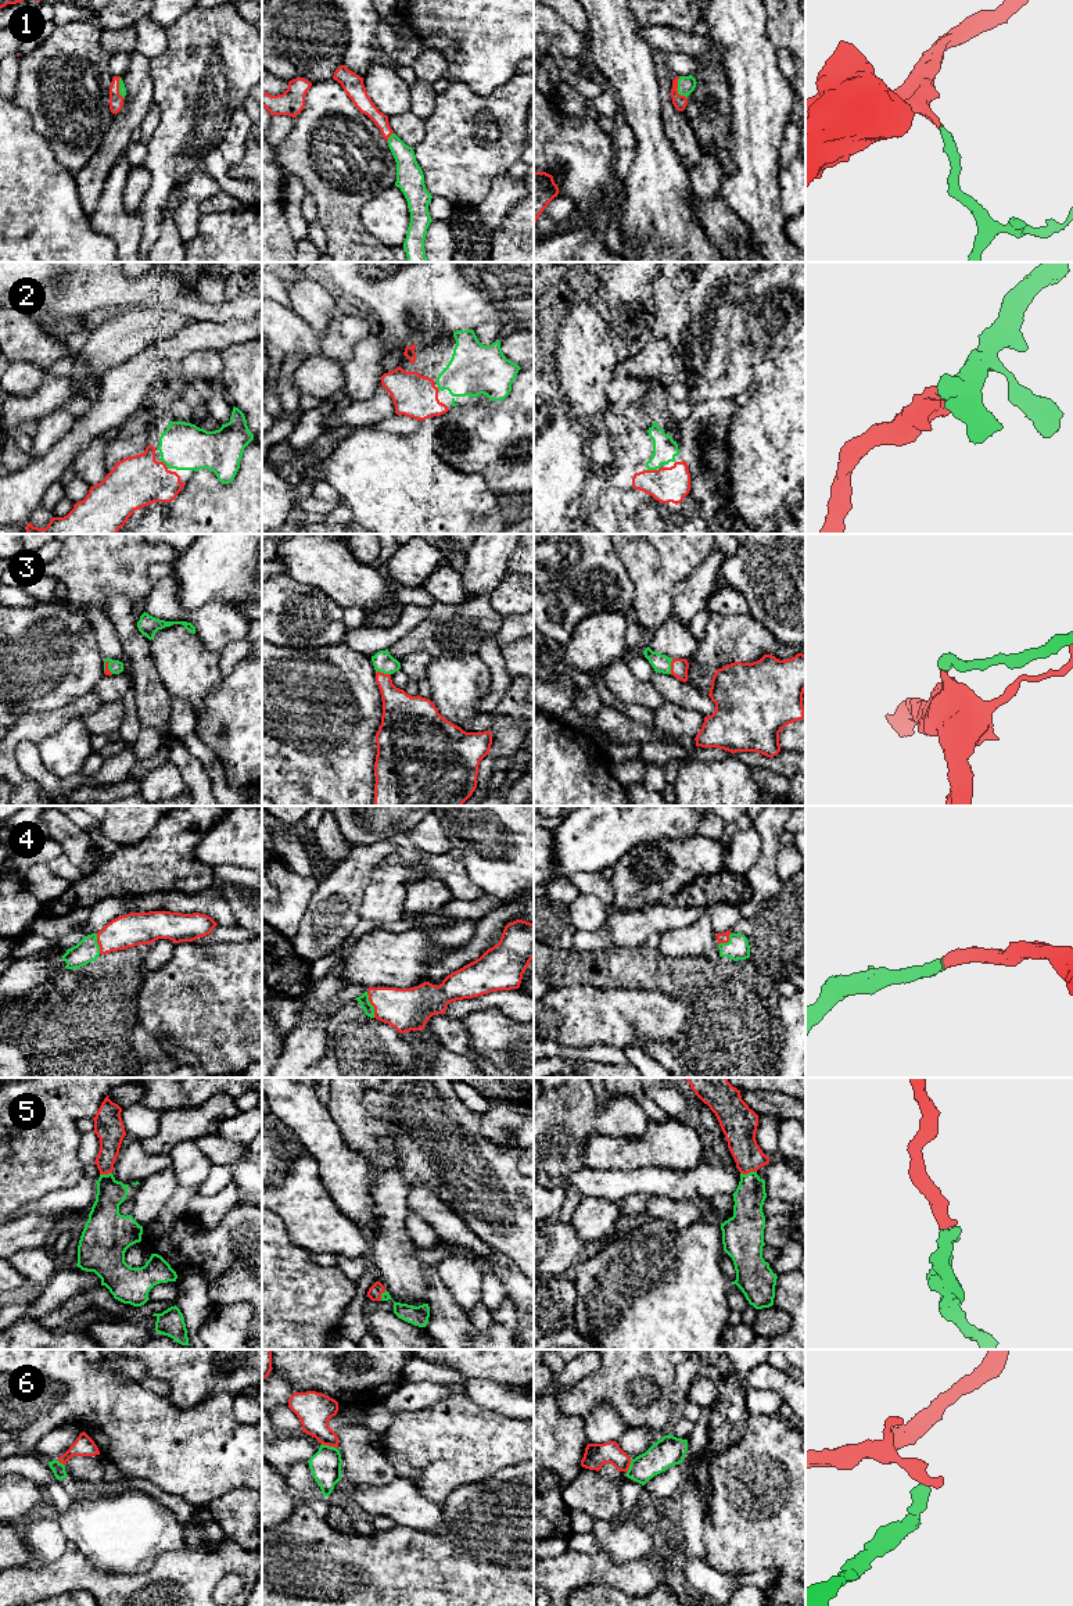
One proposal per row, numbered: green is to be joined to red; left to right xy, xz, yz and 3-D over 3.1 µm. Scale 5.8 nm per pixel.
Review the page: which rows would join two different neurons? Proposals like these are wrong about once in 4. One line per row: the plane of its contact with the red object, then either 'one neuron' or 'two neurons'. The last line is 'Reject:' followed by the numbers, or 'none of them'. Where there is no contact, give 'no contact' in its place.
1: contact in yz; one neuron
2: contact in yz; one neuron
3: contact in xz; one neuron
4: contact in xz; one neuron
5: contact in yz; one neuron
6: contact in xz; two neurons
Reject: 6

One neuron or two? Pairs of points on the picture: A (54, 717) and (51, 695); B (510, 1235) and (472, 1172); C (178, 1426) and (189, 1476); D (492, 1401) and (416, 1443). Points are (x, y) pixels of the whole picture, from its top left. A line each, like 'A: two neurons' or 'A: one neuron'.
A: two neurons
B: one neuron
C: one neuron
D: two neurons

